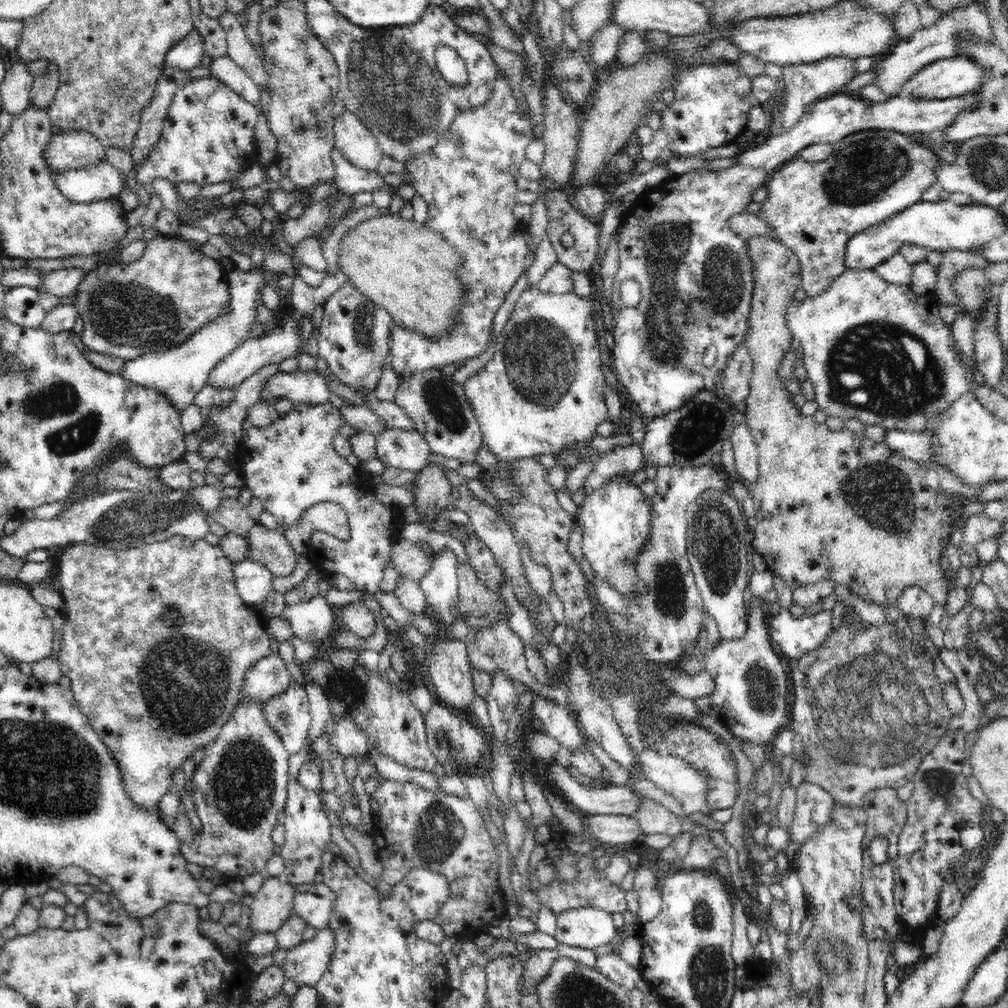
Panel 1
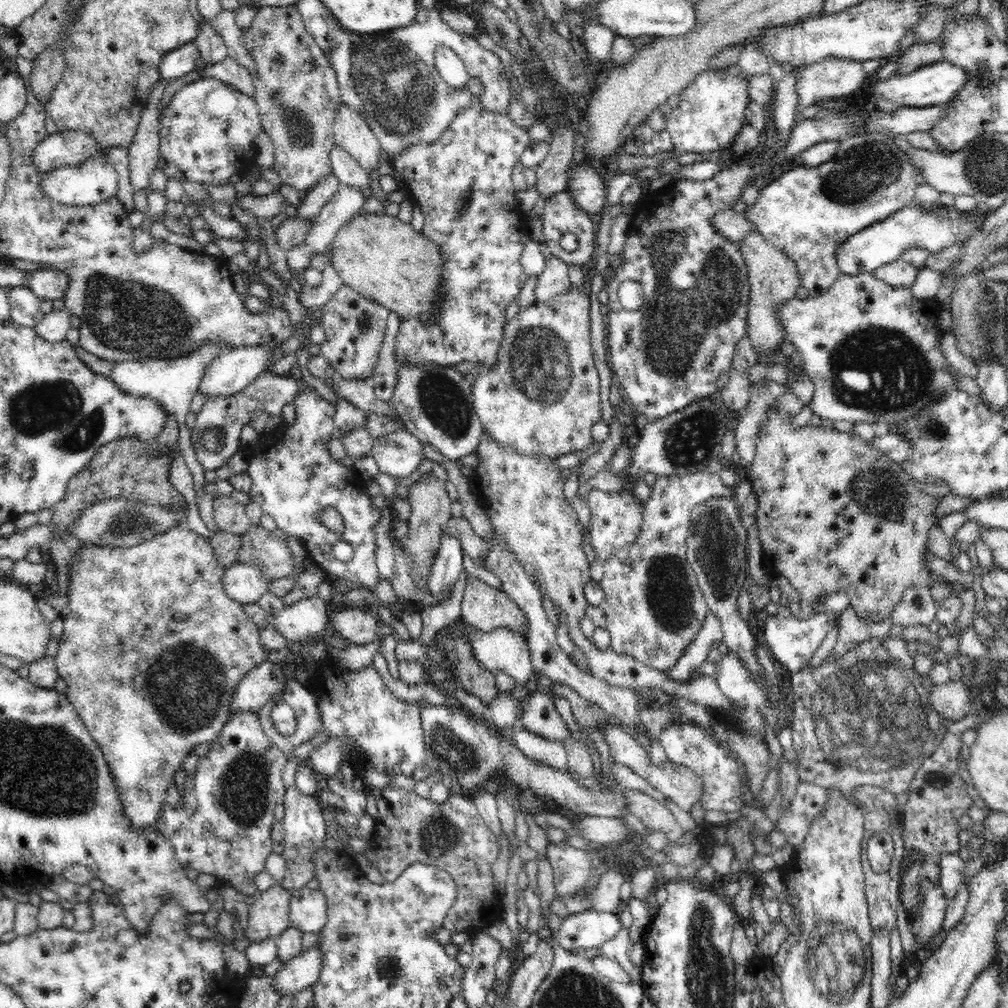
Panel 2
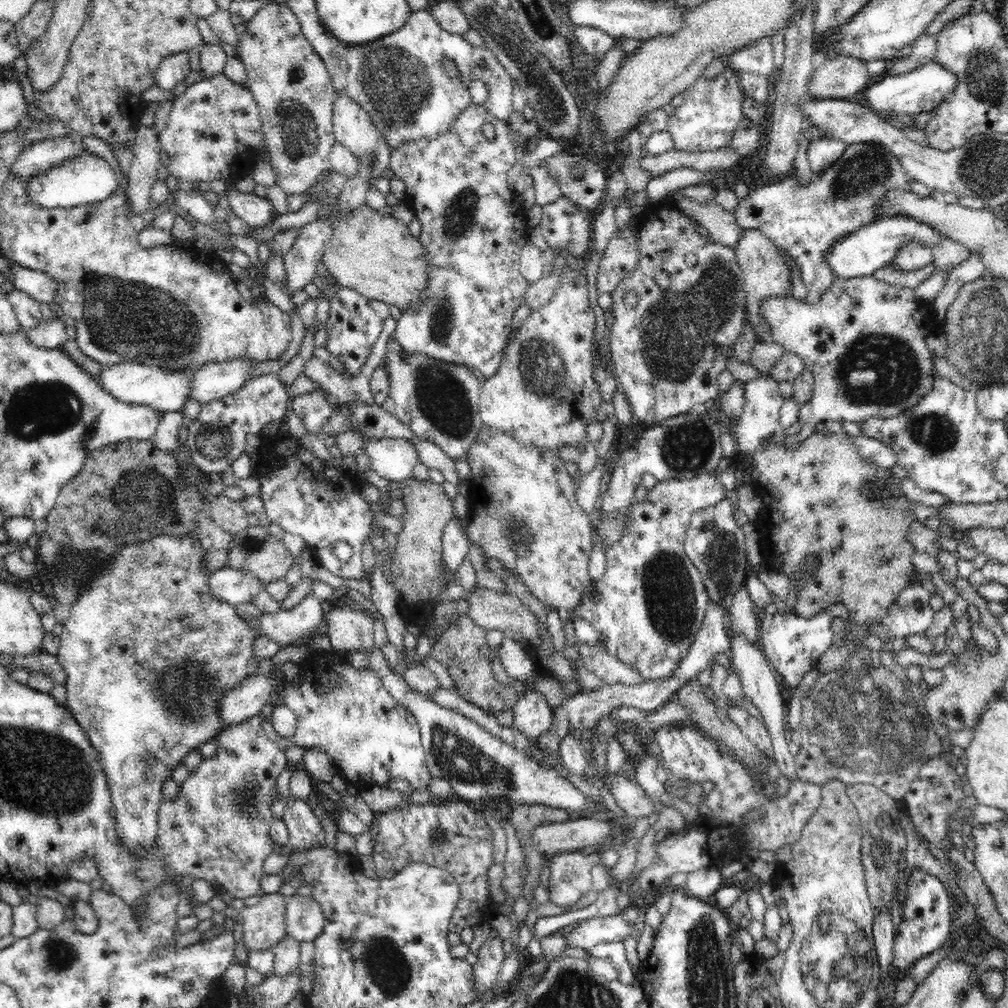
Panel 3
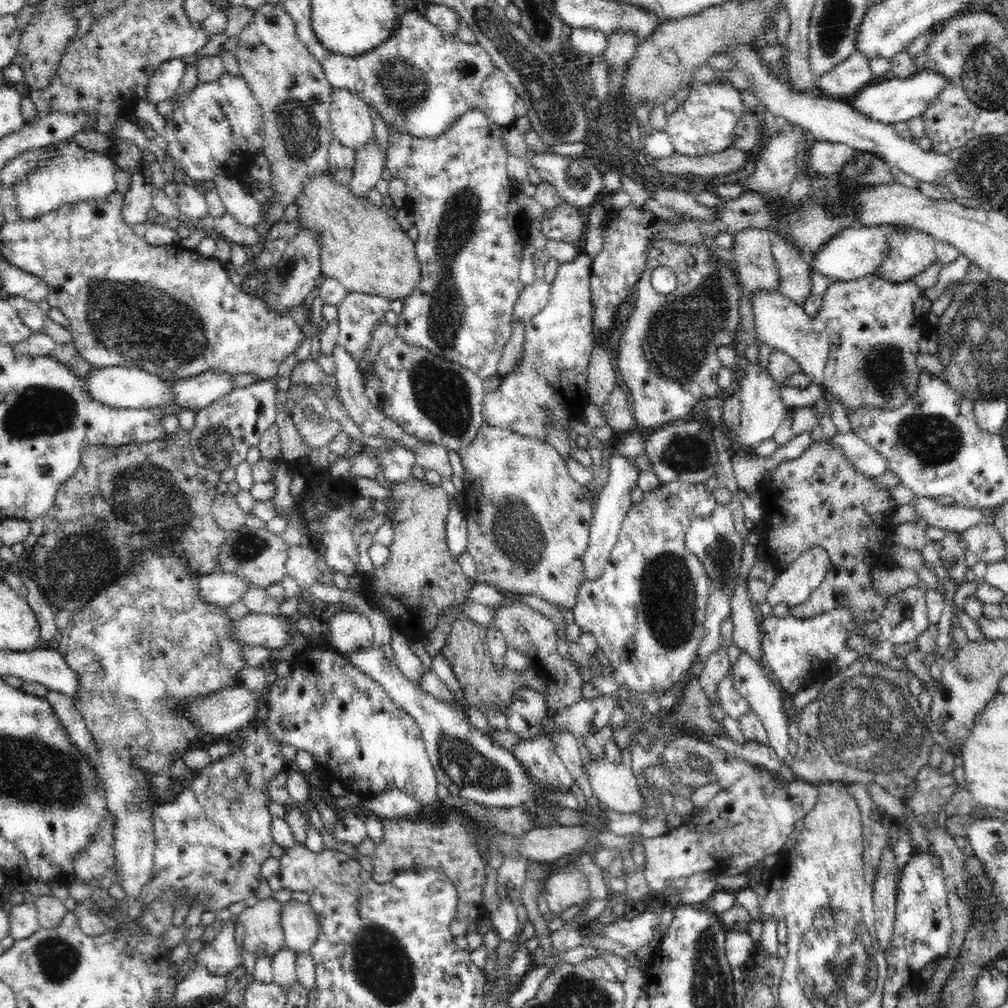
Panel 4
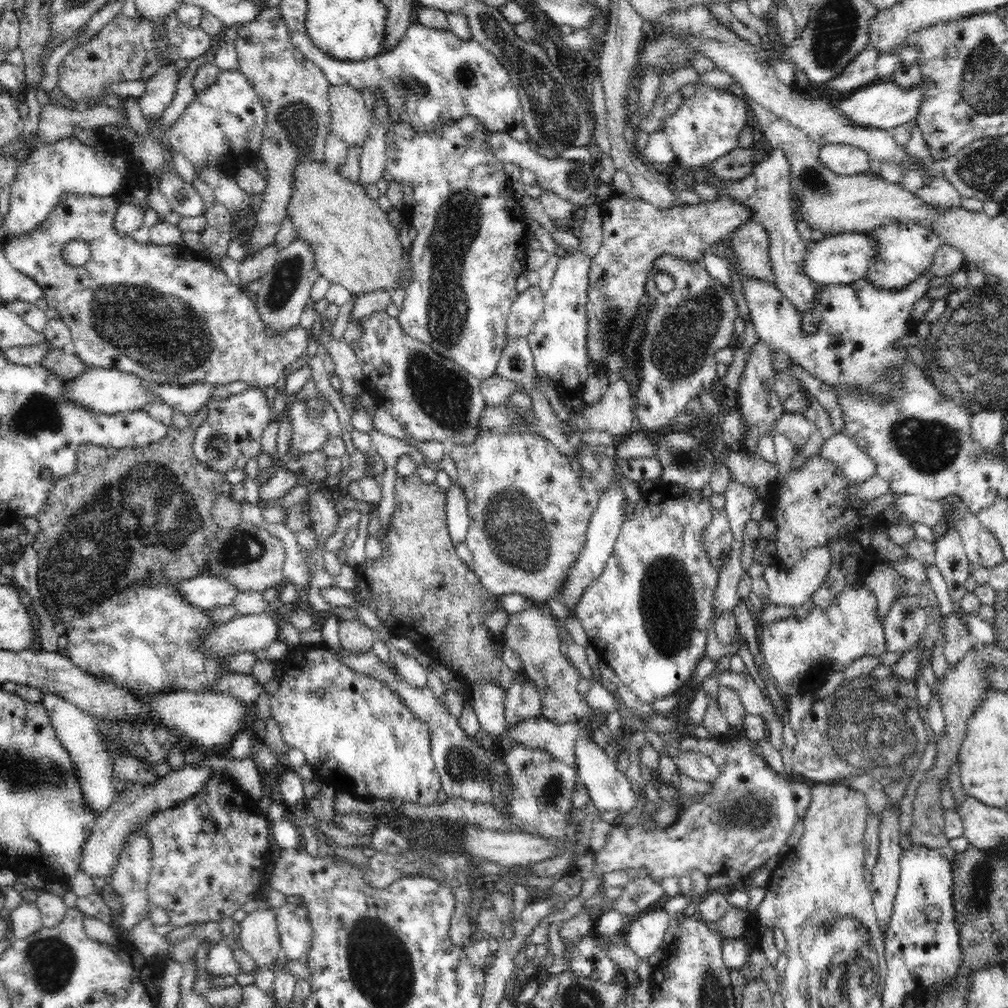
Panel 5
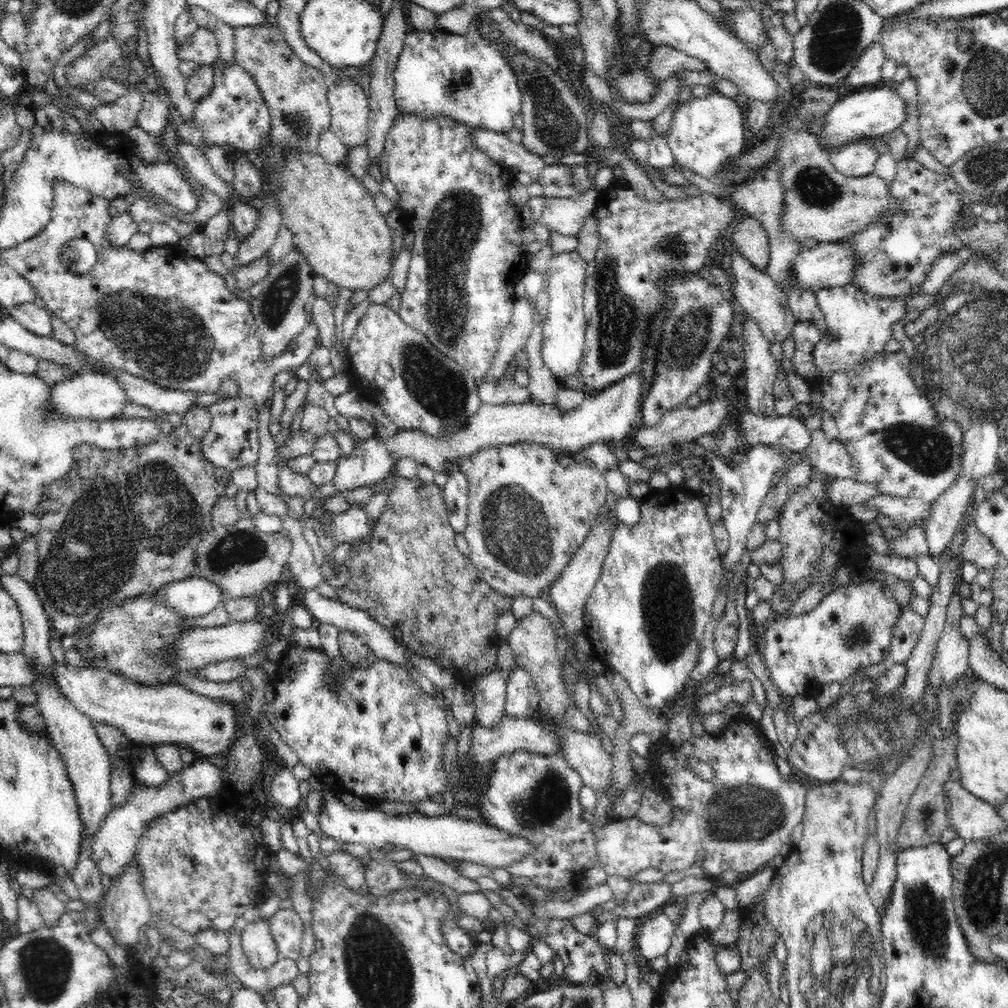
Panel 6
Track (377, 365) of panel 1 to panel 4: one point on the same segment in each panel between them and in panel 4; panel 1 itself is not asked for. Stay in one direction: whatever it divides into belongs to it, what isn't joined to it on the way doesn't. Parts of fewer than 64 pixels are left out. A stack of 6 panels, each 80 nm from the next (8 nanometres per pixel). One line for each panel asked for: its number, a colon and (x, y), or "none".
2: (354, 326)
3: (355, 322)
4: (358, 314)

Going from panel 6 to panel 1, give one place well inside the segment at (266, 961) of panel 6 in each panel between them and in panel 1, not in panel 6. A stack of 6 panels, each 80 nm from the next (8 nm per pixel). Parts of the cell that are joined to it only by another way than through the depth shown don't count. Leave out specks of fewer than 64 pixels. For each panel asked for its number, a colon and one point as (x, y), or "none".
1: (272, 904)
2: (268, 916)
3: (263, 924)
4: (263, 935)
5: (259, 937)

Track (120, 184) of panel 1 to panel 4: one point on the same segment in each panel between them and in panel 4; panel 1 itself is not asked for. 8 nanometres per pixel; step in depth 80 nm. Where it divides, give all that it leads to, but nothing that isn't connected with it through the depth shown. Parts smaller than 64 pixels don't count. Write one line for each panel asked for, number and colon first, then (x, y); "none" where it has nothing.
2: (95, 180)
3: (87, 179)
4: (76, 174)

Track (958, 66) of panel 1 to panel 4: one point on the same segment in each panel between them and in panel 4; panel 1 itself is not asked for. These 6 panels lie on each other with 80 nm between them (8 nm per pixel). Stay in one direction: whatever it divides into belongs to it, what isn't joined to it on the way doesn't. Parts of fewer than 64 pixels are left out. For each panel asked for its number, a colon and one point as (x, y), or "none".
2: (938, 83)
3: (922, 90)
4: (895, 100)

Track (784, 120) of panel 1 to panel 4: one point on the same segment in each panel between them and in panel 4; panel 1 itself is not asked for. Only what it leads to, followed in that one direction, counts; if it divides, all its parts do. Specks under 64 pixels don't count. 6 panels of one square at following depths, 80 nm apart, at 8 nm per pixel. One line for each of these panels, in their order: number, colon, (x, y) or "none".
2: (834, 78)
3: (838, 78)
4: (845, 80)

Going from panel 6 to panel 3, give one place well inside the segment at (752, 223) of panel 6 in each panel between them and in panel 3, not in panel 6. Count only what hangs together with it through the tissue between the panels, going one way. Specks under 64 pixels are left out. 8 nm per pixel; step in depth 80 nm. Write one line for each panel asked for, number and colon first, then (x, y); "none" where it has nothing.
3: (766, 275)
4: (756, 266)
5: (750, 243)

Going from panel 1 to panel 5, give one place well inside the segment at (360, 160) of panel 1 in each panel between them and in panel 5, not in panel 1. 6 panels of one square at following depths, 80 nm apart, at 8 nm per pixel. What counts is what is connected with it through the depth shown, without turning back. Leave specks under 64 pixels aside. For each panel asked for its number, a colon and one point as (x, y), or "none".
2: (352, 133)
3: (352, 126)
4: (351, 121)
5: (350, 119)

